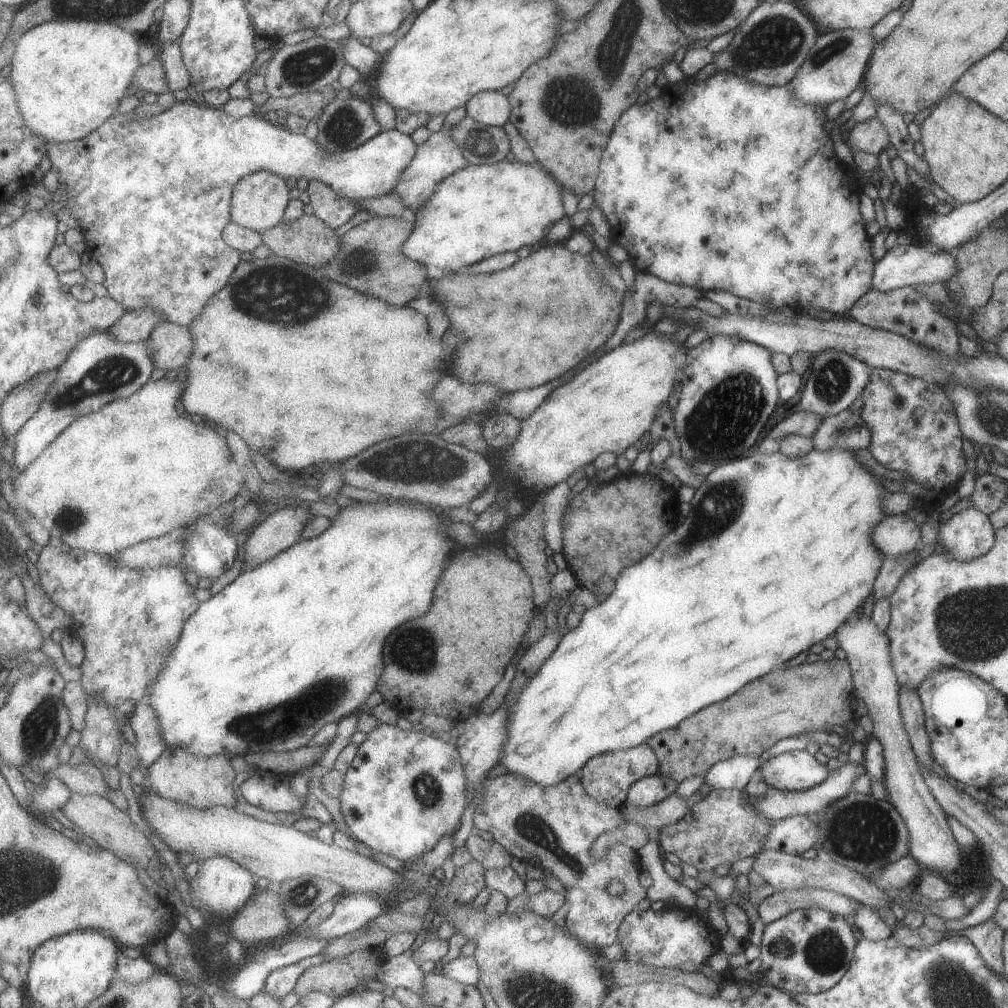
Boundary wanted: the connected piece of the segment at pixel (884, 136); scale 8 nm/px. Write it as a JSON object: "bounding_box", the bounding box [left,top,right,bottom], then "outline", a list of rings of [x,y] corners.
{"bounding_box":[844,116,890,155],"outline":[[[878,116],[870,118],[856,126],[844,136],[850,148],[862,150],[862,152],[874,153],[879,155],[886,152],[890,142],[890,134],[878,120]]]}

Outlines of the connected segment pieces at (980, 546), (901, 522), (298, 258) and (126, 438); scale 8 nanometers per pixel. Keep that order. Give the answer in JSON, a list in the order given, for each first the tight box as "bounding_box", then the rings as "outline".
[{"bounding_box":[938,507,995,562],"outline":[[[974,507],[962,510],[940,523],[938,540],[946,555],[966,562],[988,554],[995,543],[990,517]]]},{"bounding_box":[872,513,921,556],"outline":[[[906,513],[888,515],[872,528],[872,542],[885,556],[910,554],[921,546],[921,525]]]},{"bounding_box":[263,215,342,269],"outline":[[[304,215],[296,222],[283,222],[263,231],[265,244],[270,246],[276,255],[288,257],[299,263],[304,263],[319,269],[326,268],[332,264],[338,254],[342,252],[342,236],[338,237],[337,230],[332,228],[330,224],[326,224],[318,215]]]},{"bounding_box":[15,377,251,556],"outline":[[[165,377],[156,381],[152,380],[141,391],[136,392],[134,396],[107,404],[100,412],[76,420],[68,430],[64,431],[64,434],[58,437],[58,440],[52,443],[50,448],[44,451],[44,454],[38,460],[34,461],[34,464],[26,472],[22,472],[18,476],[18,480],[15,480],[16,494],[18,494],[20,505],[31,512],[50,531],[51,536],[60,538],[72,549],[82,548],[82,550],[88,550],[88,552],[113,556],[122,552],[122,550],[126,550],[126,548],[132,548],[134,544],[180,532],[188,526],[196,524],[202,516],[208,516],[213,508],[220,508],[222,504],[232,502],[236,496],[240,495],[240,490],[246,488],[246,478],[251,476],[244,472],[244,468],[234,460],[230,446],[228,446],[228,440],[222,438],[218,434],[218,430],[212,428],[211,423],[204,421],[202,422],[204,426],[202,426],[202,424],[194,422],[191,415],[184,411],[182,397],[185,387],[186,384],[177,379],[171,382]]]}]

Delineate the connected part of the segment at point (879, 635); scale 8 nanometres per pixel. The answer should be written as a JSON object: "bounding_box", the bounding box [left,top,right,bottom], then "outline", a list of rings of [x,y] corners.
{"bounding_box":[833,614,964,886],"outline":[[[866,614],[862,618],[852,616],[848,622],[839,626],[833,636],[847,654],[851,666],[856,696],[864,700],[873,720],[873,733],[883,746],[885,758],[884,783],[888,791],[888,800],[902,815],[910,832],[911,856],[923,864],[925,872],[939,874],[948,884],[962,886],[964,871],[961,867],[960,847],[948,824],[948,815],[942,810],[926,780],[920,774],[918,761],[914,754],[909,736],[904,728],[900,710],[900,689],[892,668],[892,652],[888,646],[886,634],[874,624]]]}

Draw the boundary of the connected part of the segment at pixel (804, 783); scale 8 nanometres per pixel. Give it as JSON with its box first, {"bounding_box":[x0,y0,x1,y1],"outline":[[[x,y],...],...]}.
{"bounding_box":[759,749,829,791],"outline":[[[806,749],[776,755],[759,768],[762,780],[768,787],[783,791],[805,791],[814,788],[829,775],[828,767],[820,764]]]}

